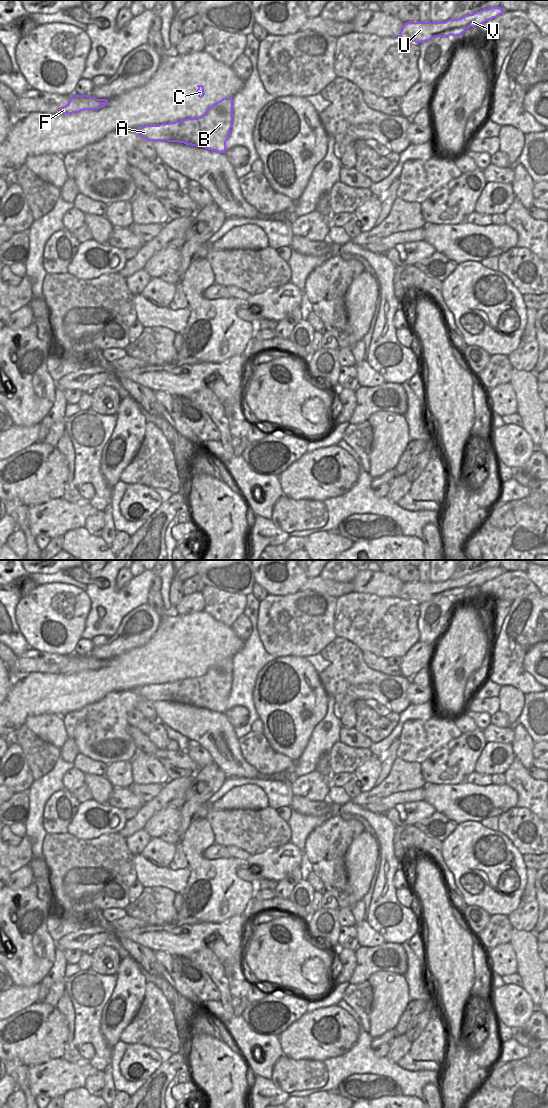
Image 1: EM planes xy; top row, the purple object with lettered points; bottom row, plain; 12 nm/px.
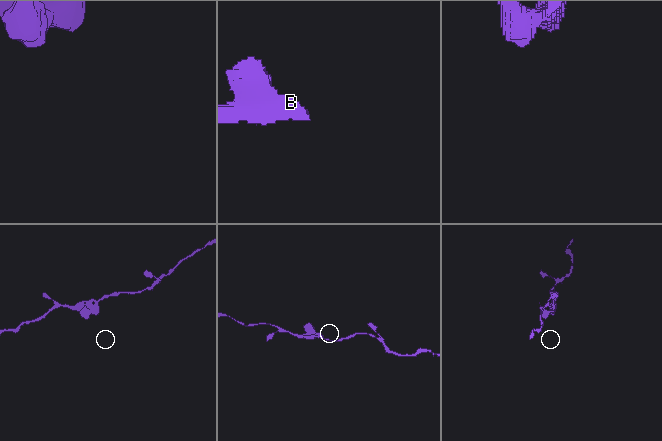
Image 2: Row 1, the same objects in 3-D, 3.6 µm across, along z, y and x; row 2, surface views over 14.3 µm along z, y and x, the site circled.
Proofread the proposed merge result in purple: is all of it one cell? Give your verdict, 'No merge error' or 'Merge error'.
No merge error

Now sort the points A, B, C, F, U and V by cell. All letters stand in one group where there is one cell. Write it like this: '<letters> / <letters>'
A B C F U V

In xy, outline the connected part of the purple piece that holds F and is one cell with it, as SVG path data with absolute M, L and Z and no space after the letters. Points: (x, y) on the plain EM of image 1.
M76 655L71 658L67 665L61 667L59 674L73 674L84 670L98 670L106 666L107 659L95 659L90 655Z

